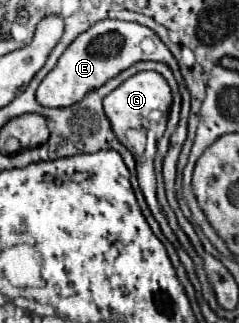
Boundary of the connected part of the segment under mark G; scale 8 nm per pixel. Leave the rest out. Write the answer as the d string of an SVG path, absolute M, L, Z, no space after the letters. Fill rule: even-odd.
M139 72L139 74L131 76L119 88L115 88L109 96L105 96L105 100L103 100L105 116L109 118L111 128L113 128L115 136L117 136L117 140L125 148L135 150L131 146L131 140L129 140L129 130L145 130L145 146L143 146L141 152L137 152L137 158L135 158L135 162L137 162L137 180L139 180L139 186L143 190L143 196L145 196L145 200L147 200L147 204L149 204L155 220L161 226L161 232L175 246L175 244L179 244L179 240L175 238L175 234L171 232L171 228L167 224L167 218L159 210L159 202L157 202L157 196L155 196L155 170L153 170L153 158L155 158L155 150L157 150L157 140L165 132L169 108L171 108L171 90L169 90L165 78L161 74L157 74L157 72ZM151 116L153 116L153 124L149 120Z

